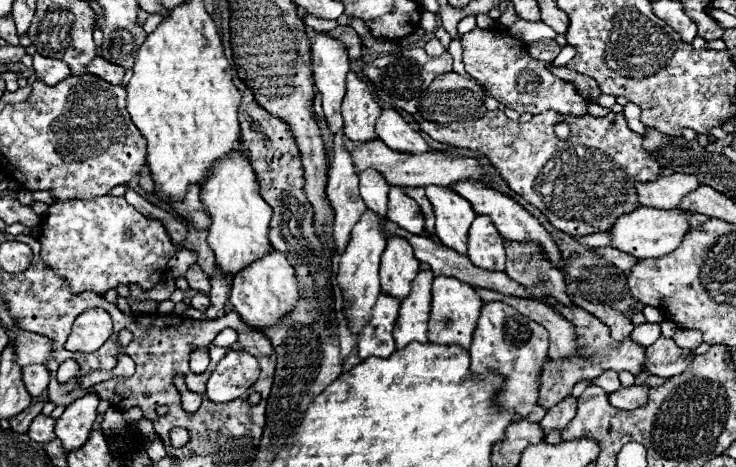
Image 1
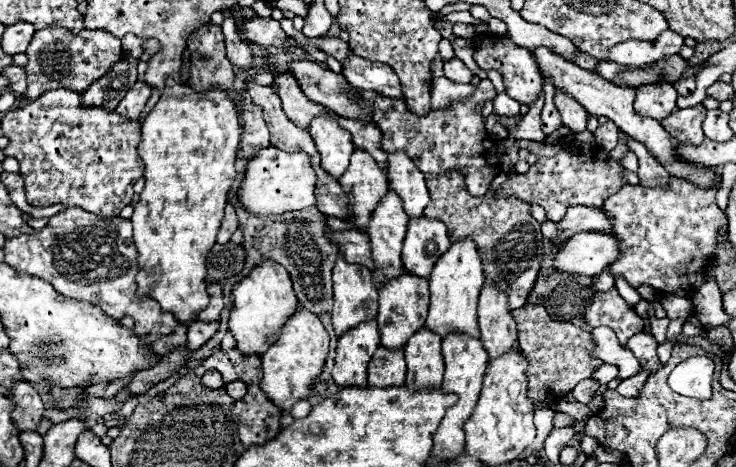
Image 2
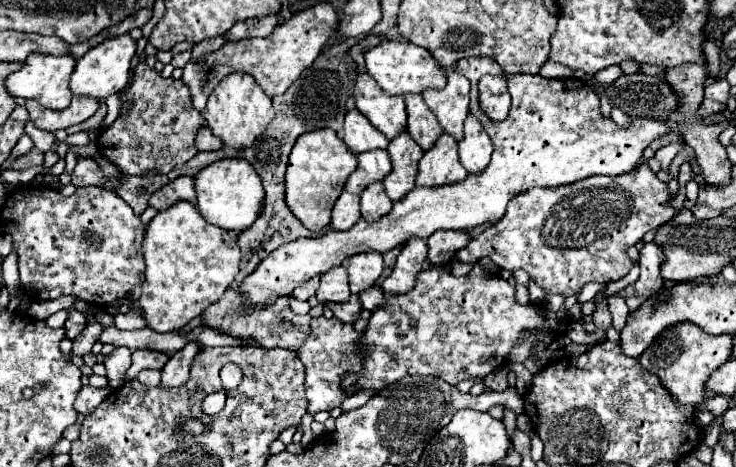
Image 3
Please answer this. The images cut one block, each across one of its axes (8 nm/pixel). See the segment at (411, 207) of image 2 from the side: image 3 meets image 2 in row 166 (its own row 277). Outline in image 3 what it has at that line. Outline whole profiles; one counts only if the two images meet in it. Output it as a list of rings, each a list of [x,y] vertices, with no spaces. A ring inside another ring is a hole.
[[[410,238],[396,260],[392,274],[380,284],[384,294],[404,294],[416,286],[416,276],[426,262],[426,242],[422,238]]]

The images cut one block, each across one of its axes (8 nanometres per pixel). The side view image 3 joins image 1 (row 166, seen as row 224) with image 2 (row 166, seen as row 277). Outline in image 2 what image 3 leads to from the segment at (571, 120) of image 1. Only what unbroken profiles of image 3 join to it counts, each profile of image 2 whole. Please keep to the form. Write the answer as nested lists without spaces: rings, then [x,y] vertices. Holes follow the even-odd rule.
[[[620,132],[618,138],[620,144],[614,150],[604,150],[602,146],[594,146],[588,156],[582,152],[582,148],[566,148],[566,142],[562,142],[560,146],[564,148],[556,156],[538,158],[536,164],[532,164],[526,174],[512,172],[494,197],[518,196],[528,204],[538,204],[546,210],[546,216],[552,222],[560,222],[570,206],[602,206],[608,196],[616,194],[624,184],[628,184],[622,178],[626,168],[620,164],[626,152],[630,152],[626,144],[628,136]]]

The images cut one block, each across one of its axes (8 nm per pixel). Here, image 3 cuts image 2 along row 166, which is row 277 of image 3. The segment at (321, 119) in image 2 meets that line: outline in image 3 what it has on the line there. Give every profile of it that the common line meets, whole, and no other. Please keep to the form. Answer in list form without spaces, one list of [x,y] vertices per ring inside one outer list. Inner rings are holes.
[[[336,266],[322,276],[316,298],[320,304],[328,304],[328,302],[344,304],[344,302],[348,302],[348,298],[350,298],[348,274],[344,272],[342,266]]]

